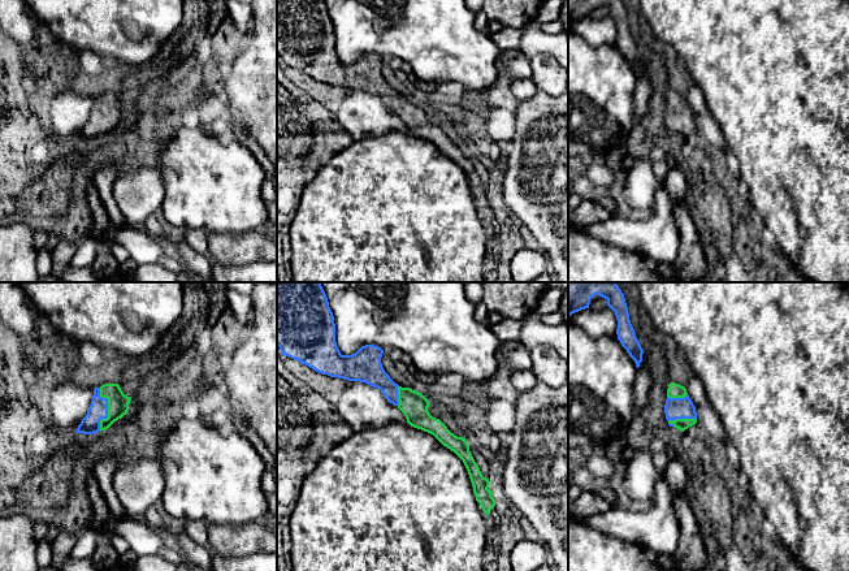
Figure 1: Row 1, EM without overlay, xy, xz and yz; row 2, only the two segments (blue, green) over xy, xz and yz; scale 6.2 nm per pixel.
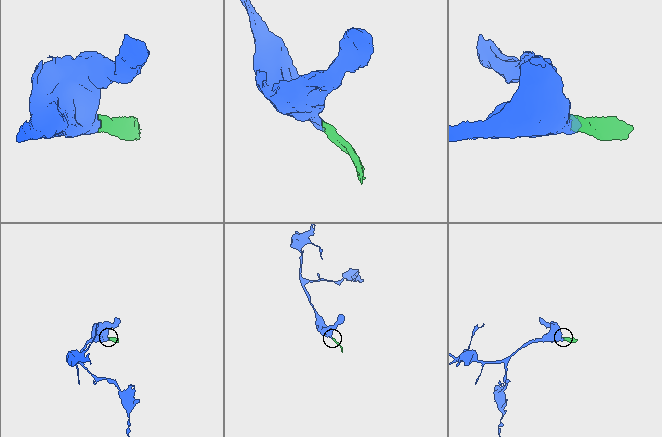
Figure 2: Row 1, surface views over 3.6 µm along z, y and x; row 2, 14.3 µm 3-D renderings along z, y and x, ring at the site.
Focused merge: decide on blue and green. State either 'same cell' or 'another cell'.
same cell

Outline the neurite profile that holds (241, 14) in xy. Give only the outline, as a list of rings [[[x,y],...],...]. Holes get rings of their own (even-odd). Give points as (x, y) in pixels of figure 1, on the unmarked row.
[[[226,0],[228,16],[235,27],[244,34],[250,33],[252,21],[251,4],[242,4],[237,0]]]

